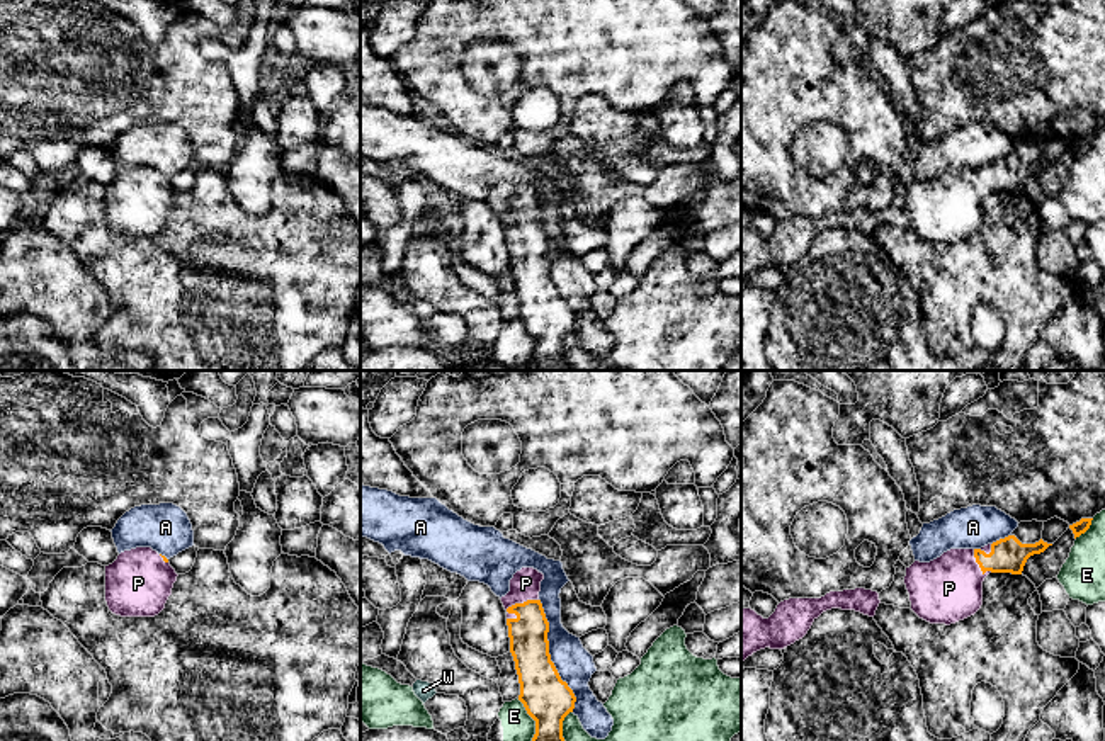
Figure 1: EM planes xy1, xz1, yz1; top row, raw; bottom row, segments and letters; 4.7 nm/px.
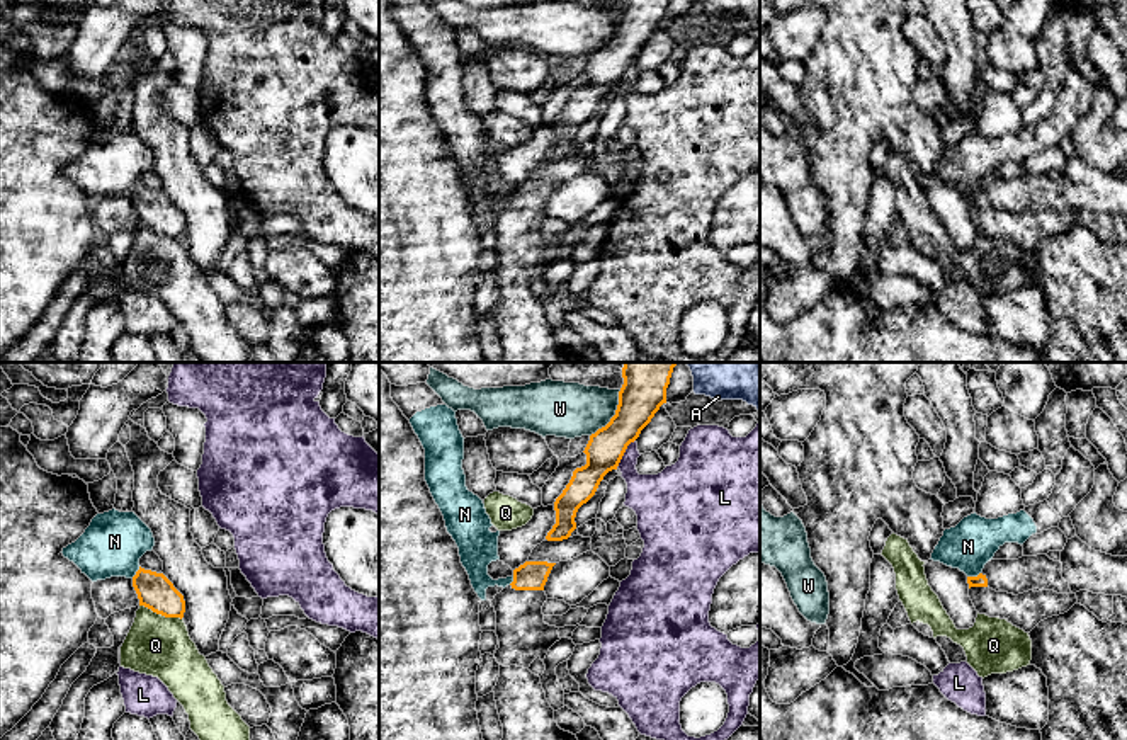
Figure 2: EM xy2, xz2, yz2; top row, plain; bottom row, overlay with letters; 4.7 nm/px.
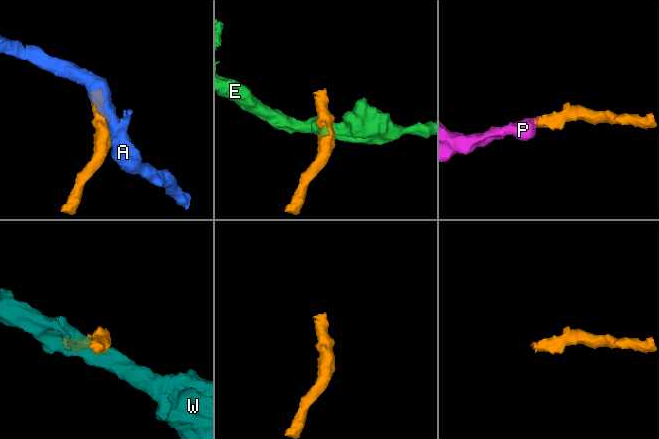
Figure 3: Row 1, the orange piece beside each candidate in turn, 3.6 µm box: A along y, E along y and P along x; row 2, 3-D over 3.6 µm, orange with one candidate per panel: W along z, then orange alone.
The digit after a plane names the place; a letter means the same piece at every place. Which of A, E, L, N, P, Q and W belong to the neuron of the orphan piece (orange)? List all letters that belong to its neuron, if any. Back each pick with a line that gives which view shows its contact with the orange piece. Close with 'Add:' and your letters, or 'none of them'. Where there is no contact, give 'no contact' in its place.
P: meets orange in xz1
Add: P

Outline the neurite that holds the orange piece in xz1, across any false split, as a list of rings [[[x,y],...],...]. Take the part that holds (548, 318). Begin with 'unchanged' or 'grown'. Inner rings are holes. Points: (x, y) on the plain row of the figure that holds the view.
grown; [[[522,187],[510,199],[510,211],[502,216],[507,229],[507,245],[510,257],[510,272],[520,303],[518,320],[527,333],[536,340],[536,354],[529,362],[530,370],[571,370],[563,357],[563,340],[573,331],[576,316],[566,301],[561,299],[549,274],[549,241],[539,219],[541,201],[544,194],[534,187]]]

